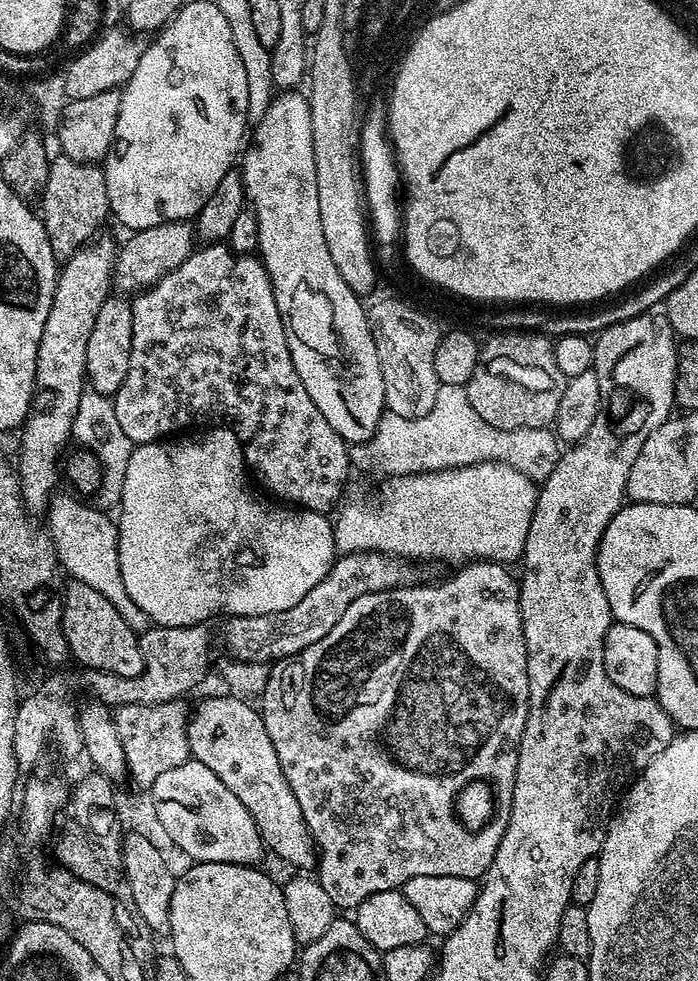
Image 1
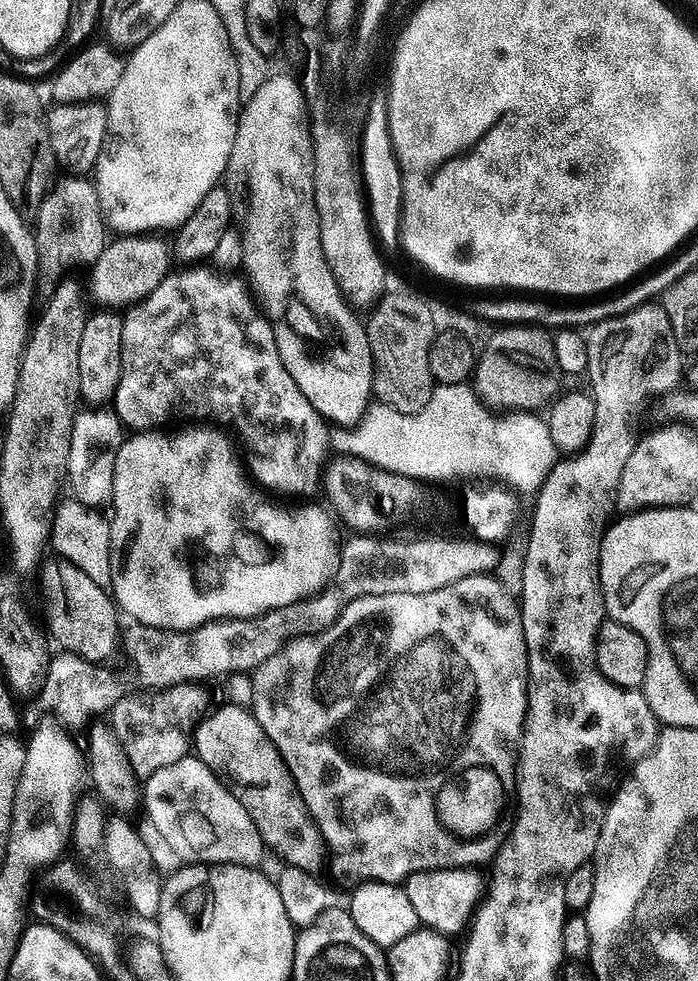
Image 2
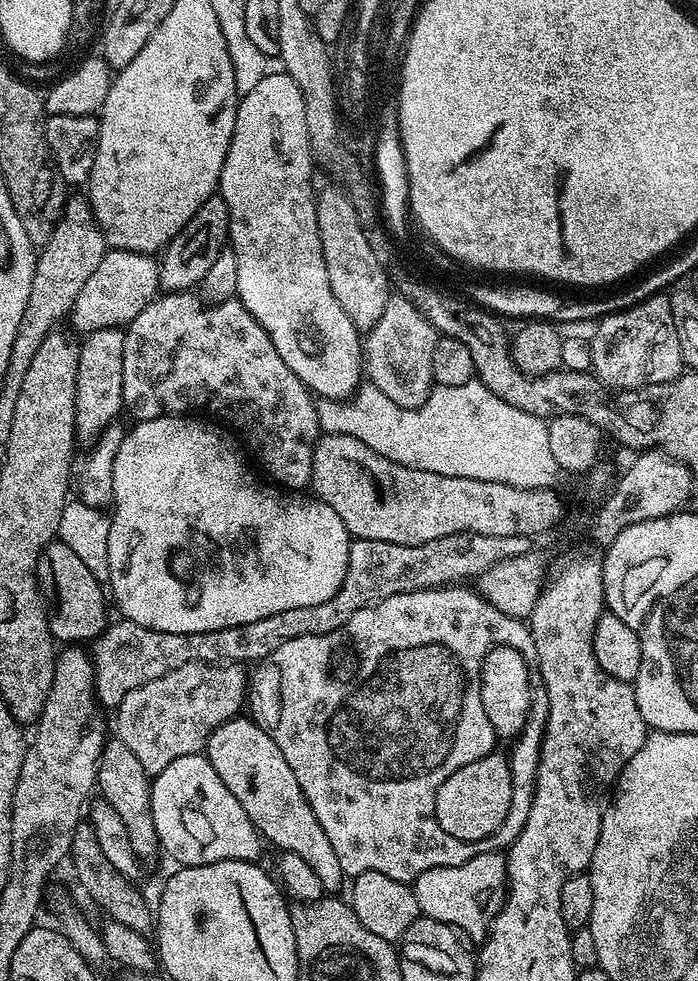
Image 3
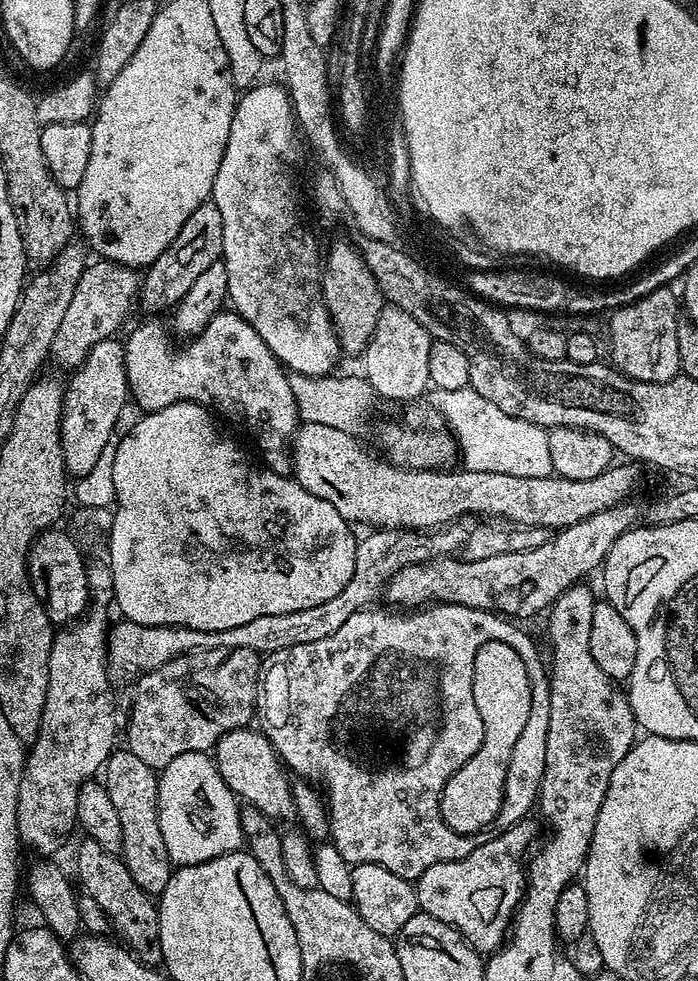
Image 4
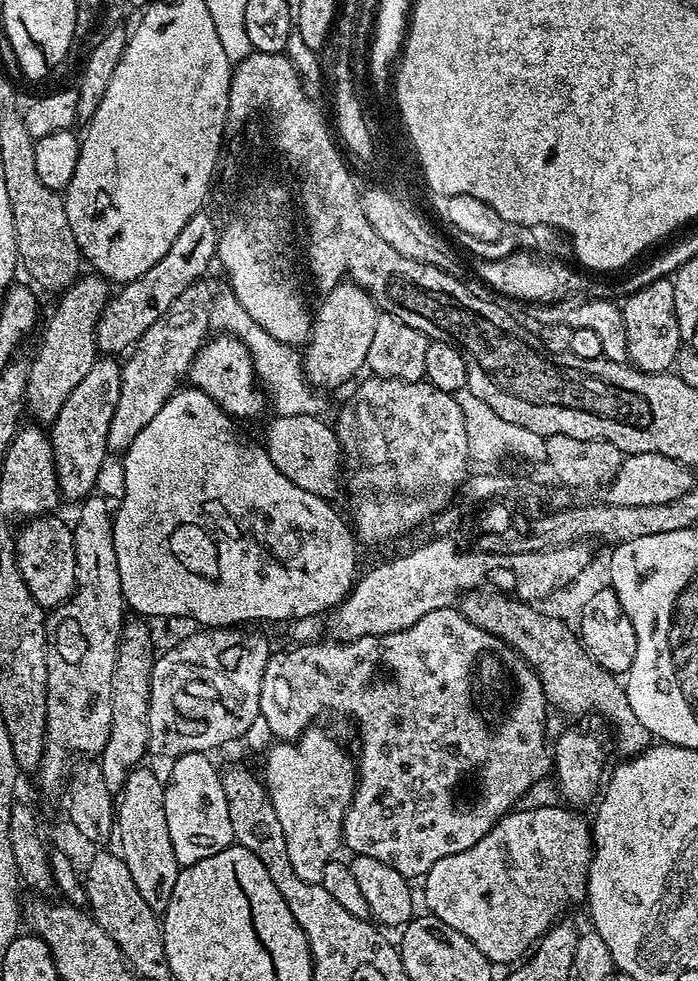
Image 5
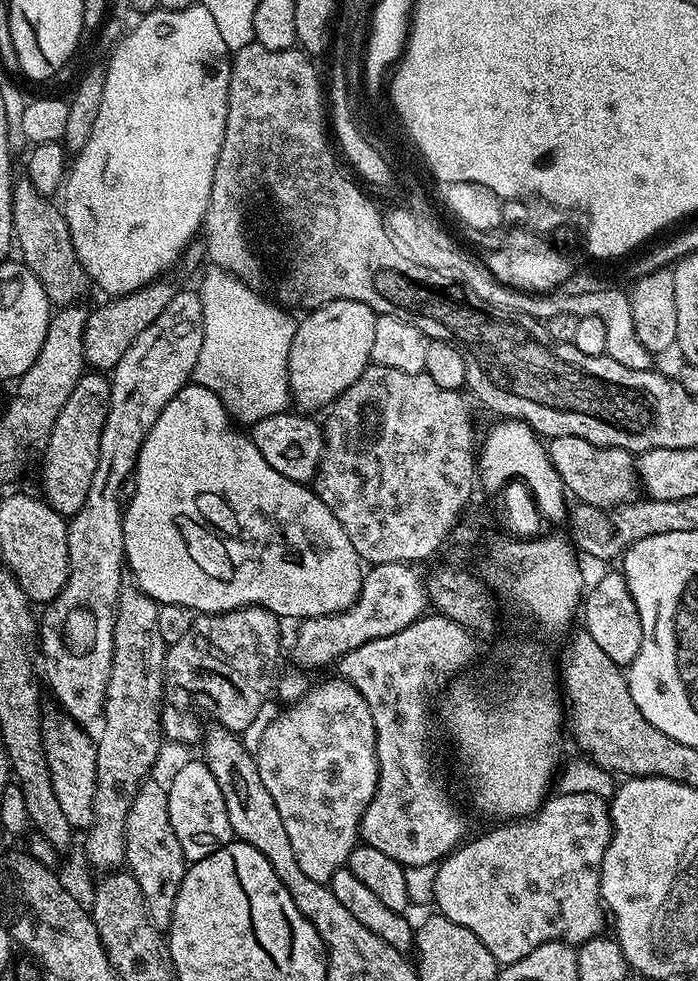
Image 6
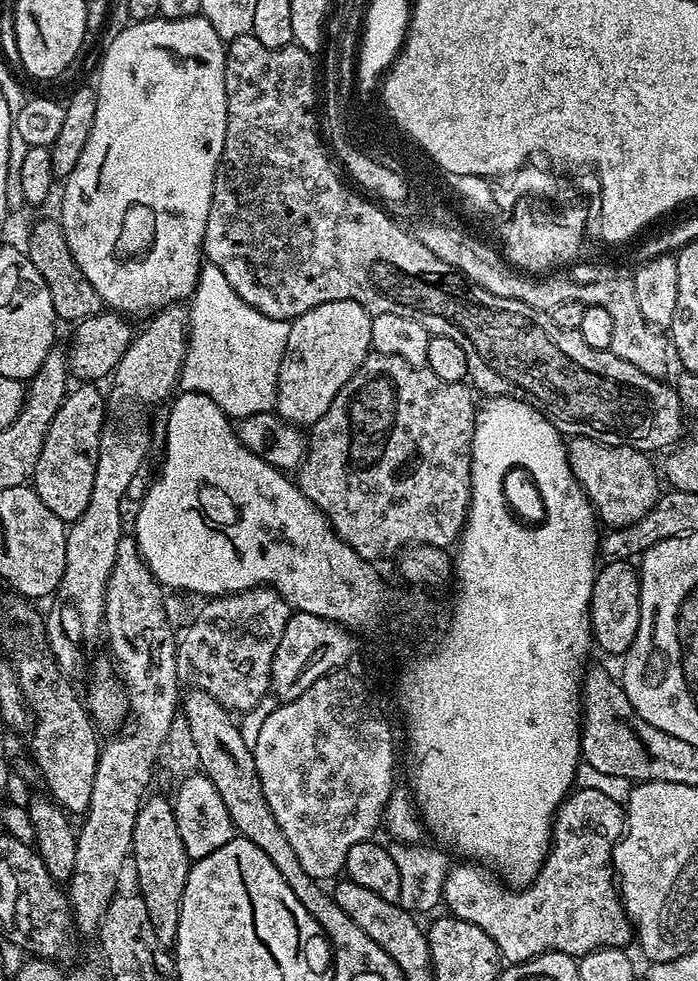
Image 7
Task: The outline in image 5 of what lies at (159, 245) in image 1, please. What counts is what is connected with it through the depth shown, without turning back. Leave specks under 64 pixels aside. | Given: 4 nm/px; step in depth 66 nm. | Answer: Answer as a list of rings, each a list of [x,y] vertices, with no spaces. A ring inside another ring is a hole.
[[[99,274],[81,275],[69,288],[64,289],[52,317],[44,324],[44,337],[36,348],[36,357],[31,357],[28,369],[26,400],[30,405],[30,416],[37,425],[50,426],[58,418],[58,410],[66,398],[86,378],[90,366],[98,359],[96,326],[102,310],[110,299],[109,281]]]

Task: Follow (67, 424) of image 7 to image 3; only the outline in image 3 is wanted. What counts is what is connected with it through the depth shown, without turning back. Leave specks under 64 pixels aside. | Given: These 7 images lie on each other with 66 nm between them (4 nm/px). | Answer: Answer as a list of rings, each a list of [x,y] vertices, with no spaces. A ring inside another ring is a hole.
[[[103,328],[87,333],[80,344],[80,357],[76,367],[76,439],[81,445],[91,445],[108,425],[121,415],[122,350],[124,334],[119,328]]]

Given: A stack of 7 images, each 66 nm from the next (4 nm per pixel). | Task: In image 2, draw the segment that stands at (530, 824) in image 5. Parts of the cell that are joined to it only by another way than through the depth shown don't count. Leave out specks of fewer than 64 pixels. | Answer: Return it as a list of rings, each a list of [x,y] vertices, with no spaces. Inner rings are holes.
[[[475,867],[471,868],[435,868],[429,872],[416,872],[403,881],[406,898],[414,905],[414,914],[418,914],[421,925],[433,928],[435,932],[453,934],[463,933],[486,892],[485,877],[480,877]]]

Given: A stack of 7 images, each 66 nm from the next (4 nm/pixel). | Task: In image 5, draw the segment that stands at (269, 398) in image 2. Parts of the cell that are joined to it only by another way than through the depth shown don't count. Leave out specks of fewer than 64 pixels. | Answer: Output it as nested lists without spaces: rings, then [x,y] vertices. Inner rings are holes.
[[[213,335],[198,350],[194,362],[188,368],[186,380],[191,387],[214,398],[217,406],[237,421],[244,420],[247,416],[256,416],[266,408],[266,400],[256,378],[250,350],[236,336]]]

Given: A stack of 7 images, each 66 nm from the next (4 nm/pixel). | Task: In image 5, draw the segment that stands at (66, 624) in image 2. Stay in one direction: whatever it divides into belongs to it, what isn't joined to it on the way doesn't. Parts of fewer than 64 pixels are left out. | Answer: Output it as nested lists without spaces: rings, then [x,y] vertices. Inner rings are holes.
[[[59,515],[37,516],[25,523],[21,532],[15,533],[16,561],[22,578],[40,603],[41,608],[51,610],[64,604],[76,588],[76,563],[74,562],[74,538],[72,528],[59,520]]]

